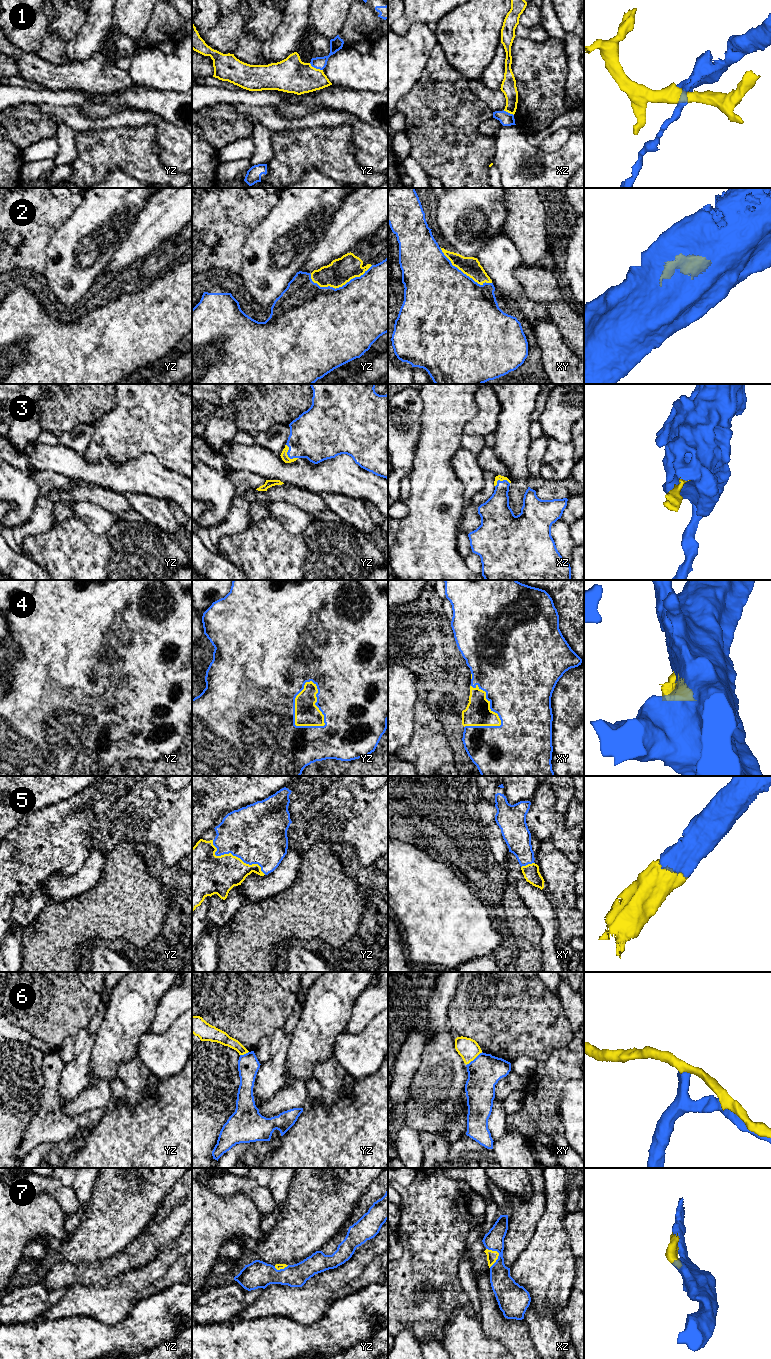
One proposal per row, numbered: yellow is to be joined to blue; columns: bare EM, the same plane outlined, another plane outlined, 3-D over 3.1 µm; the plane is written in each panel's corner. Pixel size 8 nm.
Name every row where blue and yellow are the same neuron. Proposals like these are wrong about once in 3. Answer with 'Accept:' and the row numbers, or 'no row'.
Accept: 3, 5, 7

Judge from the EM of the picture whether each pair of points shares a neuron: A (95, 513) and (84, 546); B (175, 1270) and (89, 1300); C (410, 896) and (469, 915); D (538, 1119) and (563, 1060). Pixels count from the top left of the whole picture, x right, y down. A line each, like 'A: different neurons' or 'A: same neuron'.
A: different neurons
B: different neurons
C: same neuron
D: same neuron

